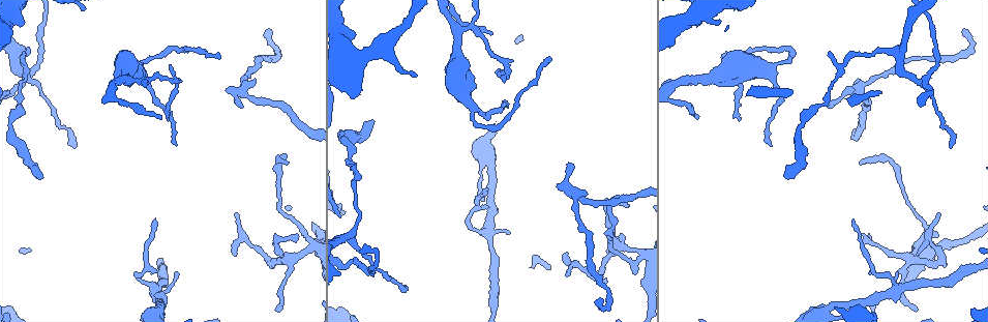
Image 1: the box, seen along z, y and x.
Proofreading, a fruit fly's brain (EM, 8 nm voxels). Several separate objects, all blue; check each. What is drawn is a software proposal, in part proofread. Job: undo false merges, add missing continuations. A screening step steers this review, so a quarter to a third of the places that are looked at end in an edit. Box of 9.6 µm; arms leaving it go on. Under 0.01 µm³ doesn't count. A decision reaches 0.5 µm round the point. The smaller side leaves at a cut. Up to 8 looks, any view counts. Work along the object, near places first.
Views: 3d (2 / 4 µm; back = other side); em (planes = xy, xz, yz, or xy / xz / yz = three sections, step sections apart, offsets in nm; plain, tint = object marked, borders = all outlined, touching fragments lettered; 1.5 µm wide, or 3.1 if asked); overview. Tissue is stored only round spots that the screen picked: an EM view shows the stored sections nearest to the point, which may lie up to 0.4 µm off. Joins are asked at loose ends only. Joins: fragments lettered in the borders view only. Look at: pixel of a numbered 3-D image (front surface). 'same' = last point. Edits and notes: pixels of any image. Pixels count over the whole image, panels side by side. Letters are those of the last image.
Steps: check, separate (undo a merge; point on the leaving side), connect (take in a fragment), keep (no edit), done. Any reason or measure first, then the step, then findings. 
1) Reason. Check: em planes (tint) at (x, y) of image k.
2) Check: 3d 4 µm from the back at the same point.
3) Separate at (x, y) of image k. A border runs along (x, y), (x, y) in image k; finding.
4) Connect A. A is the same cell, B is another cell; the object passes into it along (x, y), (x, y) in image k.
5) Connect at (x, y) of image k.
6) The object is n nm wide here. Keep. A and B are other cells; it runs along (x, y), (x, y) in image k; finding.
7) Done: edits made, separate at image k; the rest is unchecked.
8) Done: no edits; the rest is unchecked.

End of a long branch. Check: em yz step 8 (borders) at (619, 196) of image 1.

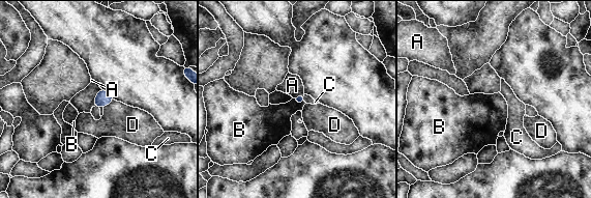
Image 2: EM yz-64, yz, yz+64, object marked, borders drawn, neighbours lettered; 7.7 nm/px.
The longest contact is with D, 110 nm. Keep. A, B, C and D are other cells; no lettered fragment goes on from it.

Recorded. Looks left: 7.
Check: em planes (tint) at (310, 240) of image 1.

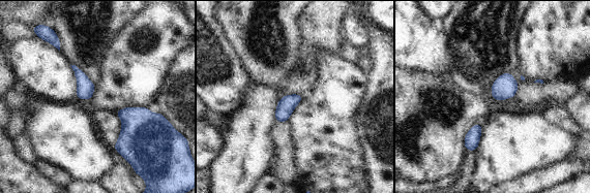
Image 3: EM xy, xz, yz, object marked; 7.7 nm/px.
Check: em planes (borders) at the same point.

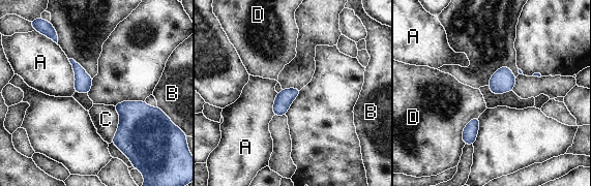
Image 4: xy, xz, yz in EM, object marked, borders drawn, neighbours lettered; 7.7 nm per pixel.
Keep. A, B, C and D are other cells; continuous, no second neuron.

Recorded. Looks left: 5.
An open end. Check: em xz step 8 (tint) at (509, 232) of image 1.

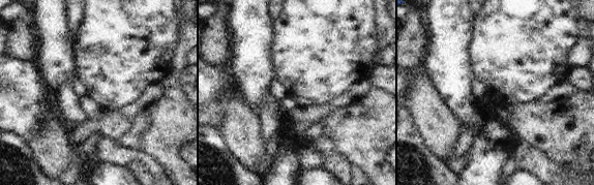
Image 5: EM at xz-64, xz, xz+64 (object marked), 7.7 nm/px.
Cut it another way. Check: em planes (borders) at the same point.

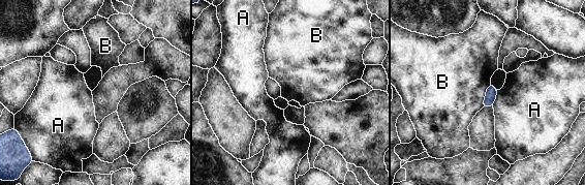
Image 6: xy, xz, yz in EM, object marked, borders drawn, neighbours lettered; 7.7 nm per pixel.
Keep. A and B are other cells; a border runs along (490, 83), (482, 106) in image 6; none of them fits.

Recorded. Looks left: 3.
Done: no edits; the rest is unchecked.

